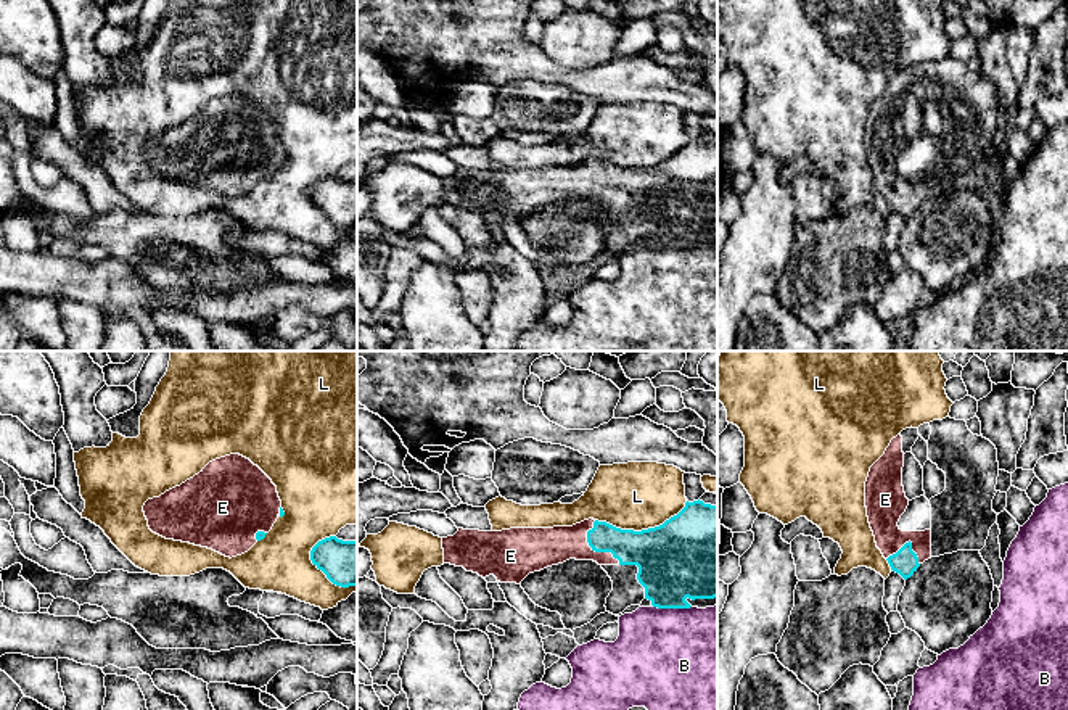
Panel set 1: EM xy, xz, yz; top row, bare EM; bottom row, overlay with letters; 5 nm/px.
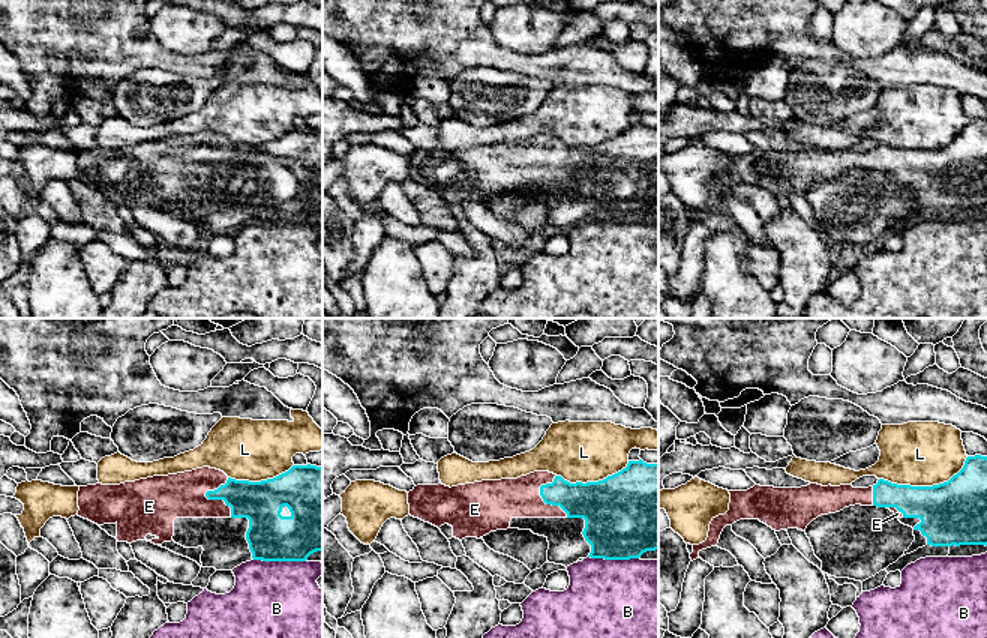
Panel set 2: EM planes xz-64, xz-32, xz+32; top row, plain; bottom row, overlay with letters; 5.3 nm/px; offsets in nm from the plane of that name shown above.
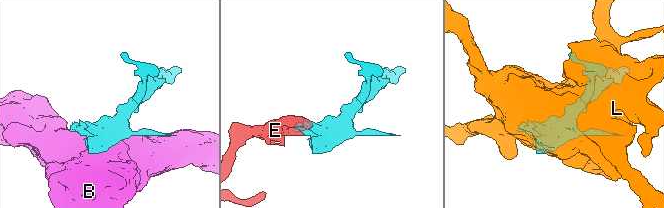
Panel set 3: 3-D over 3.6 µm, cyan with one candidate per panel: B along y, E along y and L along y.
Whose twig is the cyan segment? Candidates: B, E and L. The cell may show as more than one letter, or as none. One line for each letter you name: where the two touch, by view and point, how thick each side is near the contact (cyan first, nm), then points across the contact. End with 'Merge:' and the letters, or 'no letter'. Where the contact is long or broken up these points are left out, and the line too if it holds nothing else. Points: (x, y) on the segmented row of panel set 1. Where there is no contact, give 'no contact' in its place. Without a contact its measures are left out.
E: meets cyan in xz at (594, 549); 180 nm thick on the cyan side, 190 nm on the other
Merge: E

